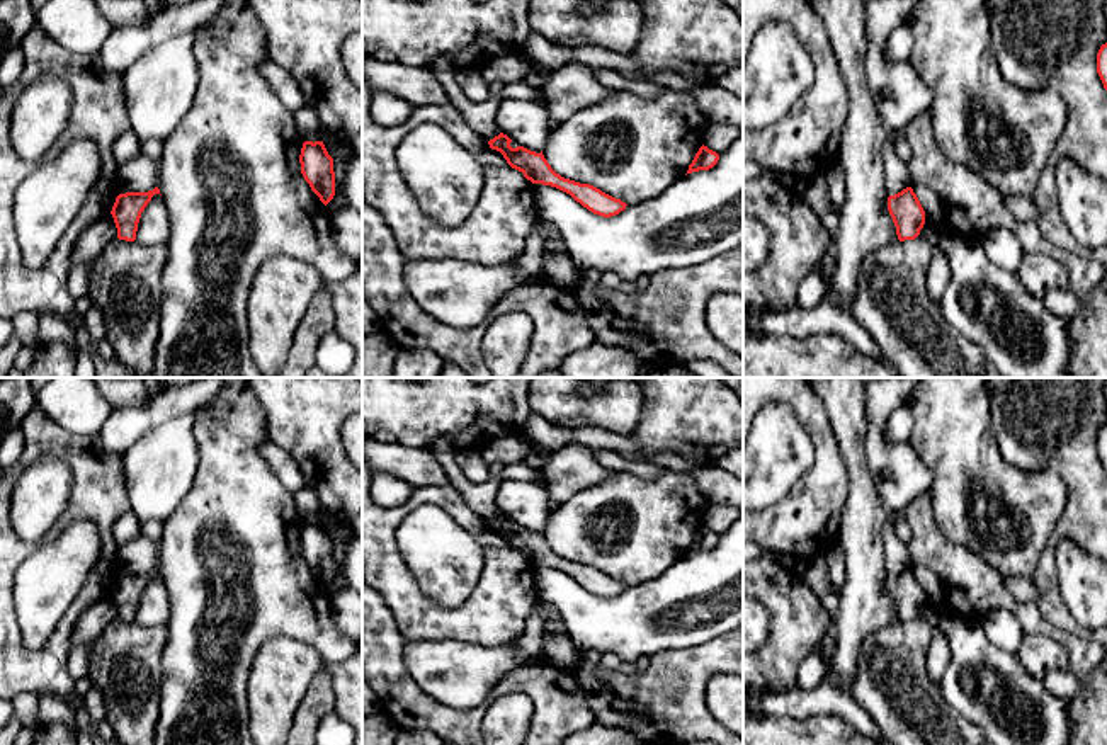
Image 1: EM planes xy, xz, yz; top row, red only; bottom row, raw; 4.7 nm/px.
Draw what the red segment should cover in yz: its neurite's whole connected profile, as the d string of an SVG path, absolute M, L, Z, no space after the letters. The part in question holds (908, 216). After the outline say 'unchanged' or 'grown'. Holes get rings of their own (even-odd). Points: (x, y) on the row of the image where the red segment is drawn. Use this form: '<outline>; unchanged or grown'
M911 187L888 197L888 211L900 242L915 240L925 225L925 211Z; unchanged

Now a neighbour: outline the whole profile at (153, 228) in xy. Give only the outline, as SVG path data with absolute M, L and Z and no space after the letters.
M155 194L141 213L136 242L143 247L167 243L170 238L170 214L163 197Z

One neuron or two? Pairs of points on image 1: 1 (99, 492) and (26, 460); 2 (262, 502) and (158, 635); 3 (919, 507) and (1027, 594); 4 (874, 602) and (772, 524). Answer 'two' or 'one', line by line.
1: one
2: two
3: two
4: two

